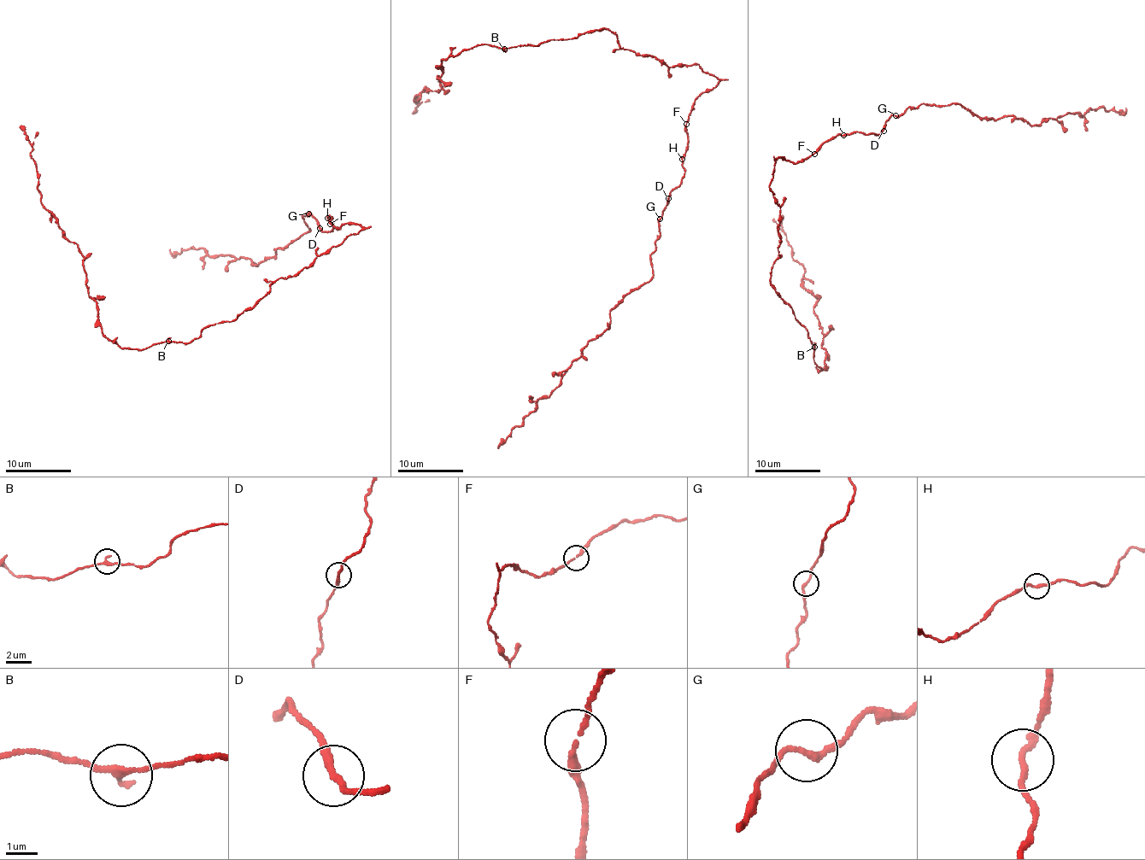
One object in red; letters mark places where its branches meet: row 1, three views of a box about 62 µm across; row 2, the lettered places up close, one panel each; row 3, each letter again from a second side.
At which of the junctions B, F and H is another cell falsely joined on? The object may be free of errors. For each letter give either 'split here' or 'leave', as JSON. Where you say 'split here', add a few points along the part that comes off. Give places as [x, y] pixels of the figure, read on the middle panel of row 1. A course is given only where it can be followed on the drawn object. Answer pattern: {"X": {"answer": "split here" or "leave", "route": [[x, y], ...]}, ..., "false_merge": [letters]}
{"B": {"answer": "leave"}, "F": {"answer": "leave"}, "H": {"answer": "leave"}, "false_merge": []}

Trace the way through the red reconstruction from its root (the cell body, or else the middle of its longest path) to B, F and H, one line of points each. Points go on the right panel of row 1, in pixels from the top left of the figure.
B: (774, 197), (779, 207), (781, 243), (771, 271), (772, 284), (792, 309), (815, 347)
F: (774, 197), (769, 184), (776, 160), (782, 157), (783, 160), (795, 163), (813, 153)
H: (774, 197), (769, 184), (776, 160), (782, 157), (783, 160), (795, 163), (834, 137), (842, 135)

